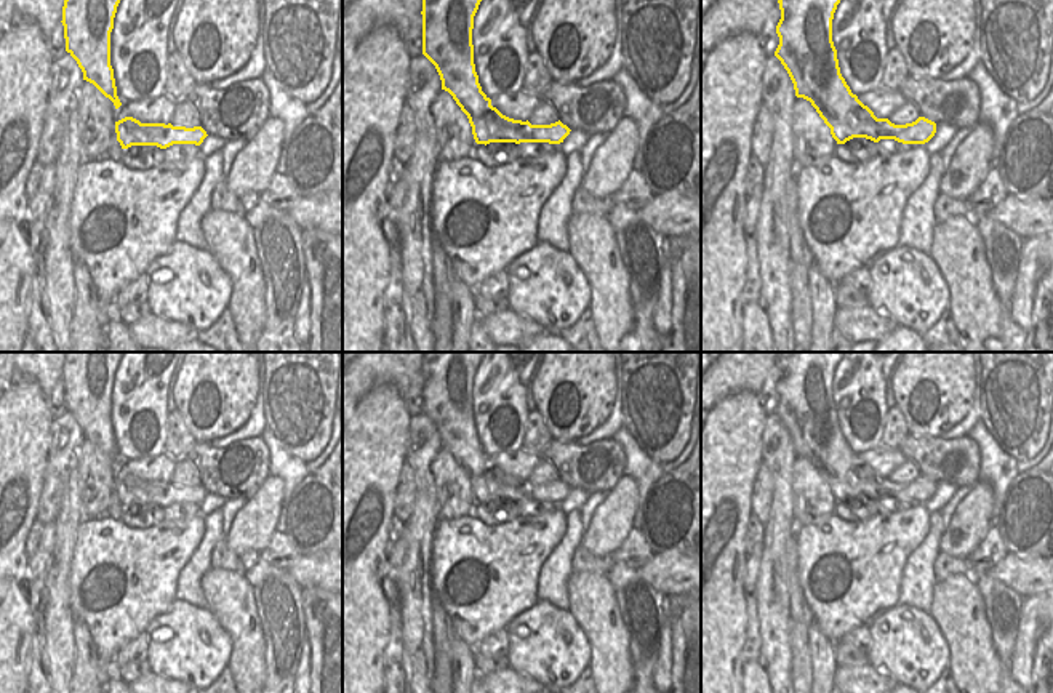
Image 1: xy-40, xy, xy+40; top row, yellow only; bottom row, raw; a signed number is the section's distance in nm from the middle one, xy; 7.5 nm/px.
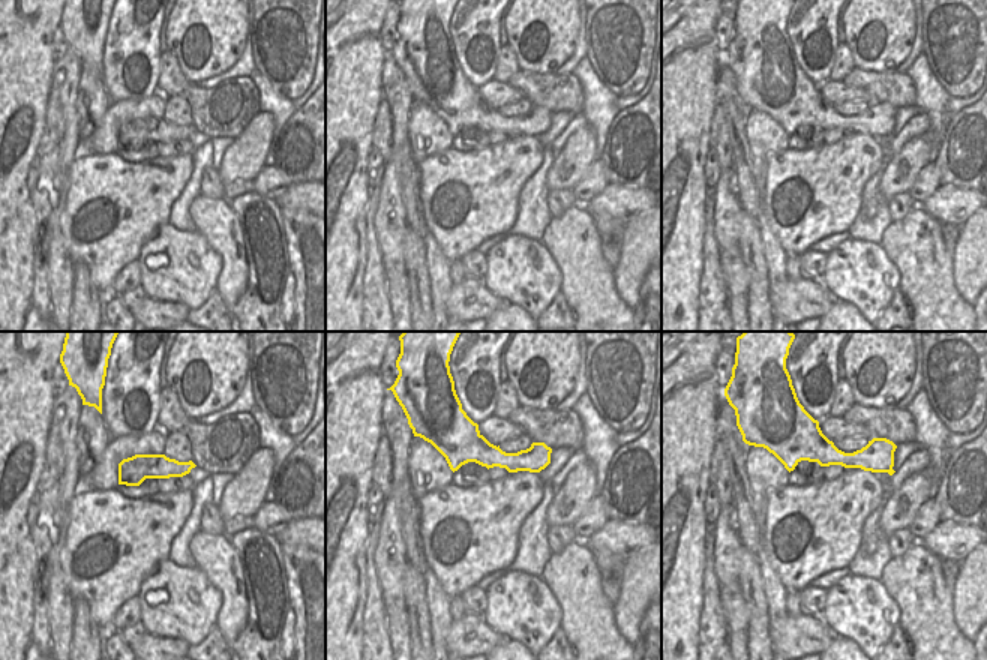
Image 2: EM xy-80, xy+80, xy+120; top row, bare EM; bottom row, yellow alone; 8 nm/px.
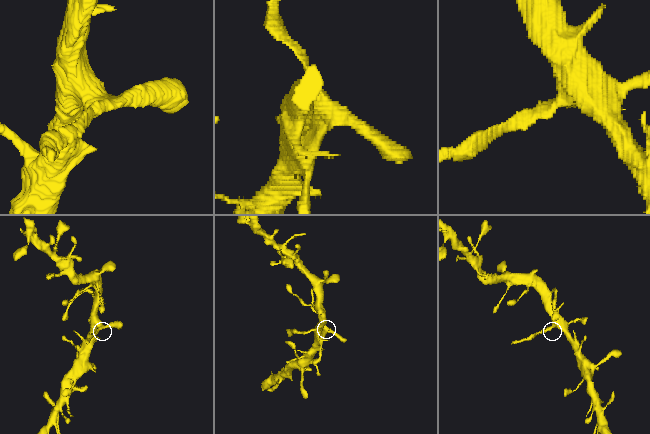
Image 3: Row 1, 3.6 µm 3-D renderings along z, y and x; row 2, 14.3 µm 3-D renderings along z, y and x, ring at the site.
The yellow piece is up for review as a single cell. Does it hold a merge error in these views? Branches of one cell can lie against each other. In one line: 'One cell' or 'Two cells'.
Two cells

